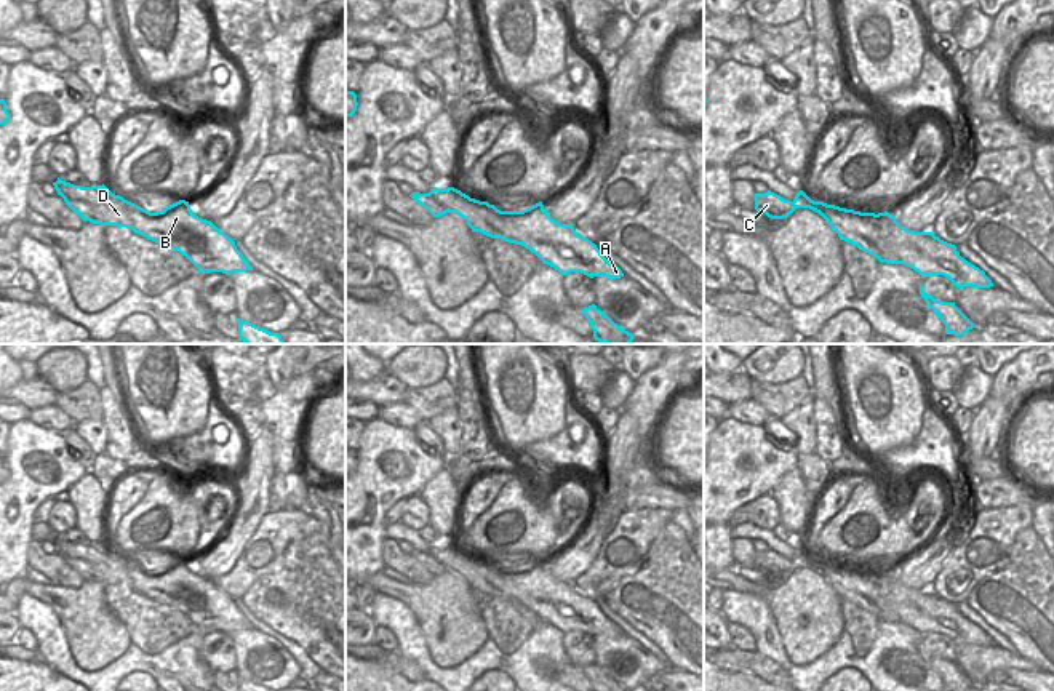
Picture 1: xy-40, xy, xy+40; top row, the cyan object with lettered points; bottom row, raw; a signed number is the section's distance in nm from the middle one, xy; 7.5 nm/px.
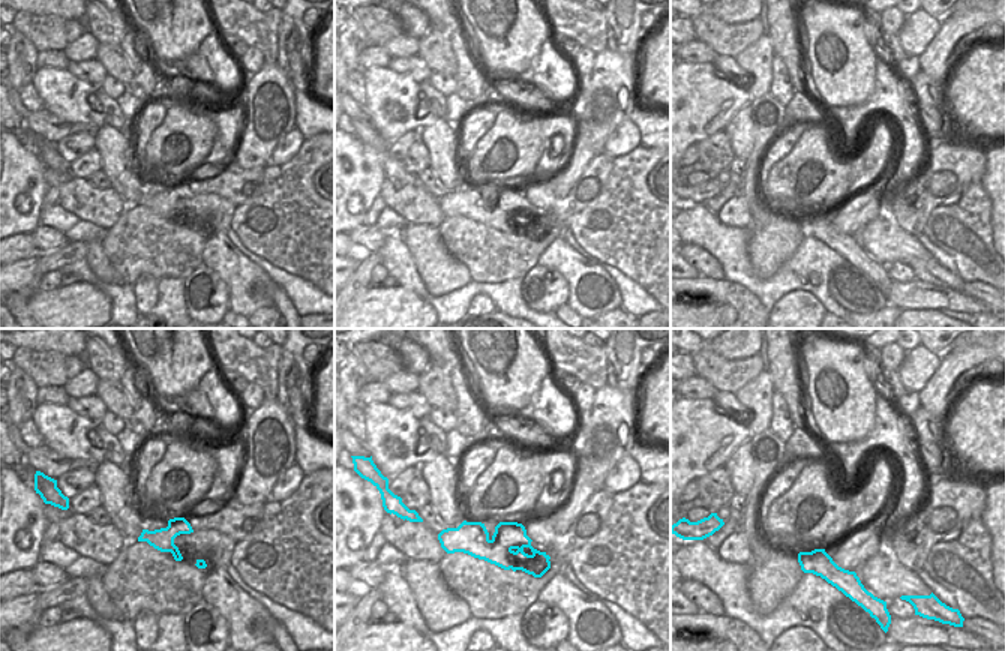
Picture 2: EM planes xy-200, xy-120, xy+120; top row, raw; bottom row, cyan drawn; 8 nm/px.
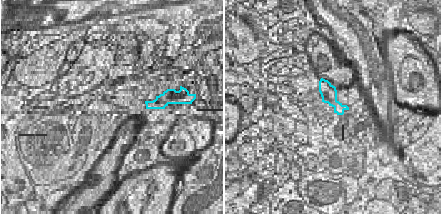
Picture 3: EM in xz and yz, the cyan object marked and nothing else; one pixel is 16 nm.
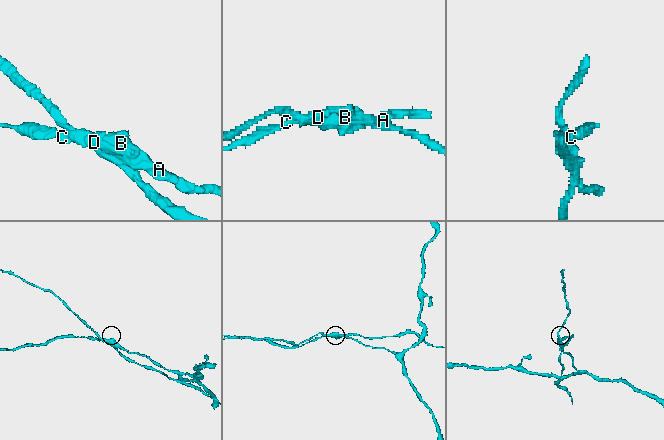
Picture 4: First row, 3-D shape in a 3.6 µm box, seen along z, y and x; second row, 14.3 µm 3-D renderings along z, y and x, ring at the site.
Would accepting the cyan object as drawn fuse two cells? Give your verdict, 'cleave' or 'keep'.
cleave

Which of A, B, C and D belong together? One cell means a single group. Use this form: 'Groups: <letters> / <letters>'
Groups: A B / C D.

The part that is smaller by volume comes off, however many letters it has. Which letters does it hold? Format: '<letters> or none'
C, D.

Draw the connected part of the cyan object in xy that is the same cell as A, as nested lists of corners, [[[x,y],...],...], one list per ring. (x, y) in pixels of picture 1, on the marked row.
[[[542,202],[523,211],[505,211],[505,221],[523,226],[529,240],[528,250],[561,275],[581,272],[590,278],[624,277],[622,270],[609,262],[595,243],[579,235],[573,226],[552,219]]]

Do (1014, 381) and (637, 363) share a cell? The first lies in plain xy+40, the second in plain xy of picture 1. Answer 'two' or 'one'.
two

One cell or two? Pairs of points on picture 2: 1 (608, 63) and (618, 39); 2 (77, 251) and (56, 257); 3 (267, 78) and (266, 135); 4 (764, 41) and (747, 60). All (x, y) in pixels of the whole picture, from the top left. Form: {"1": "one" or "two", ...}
{"1": "two", "2": "one", "3": "one", "4": "one"}

